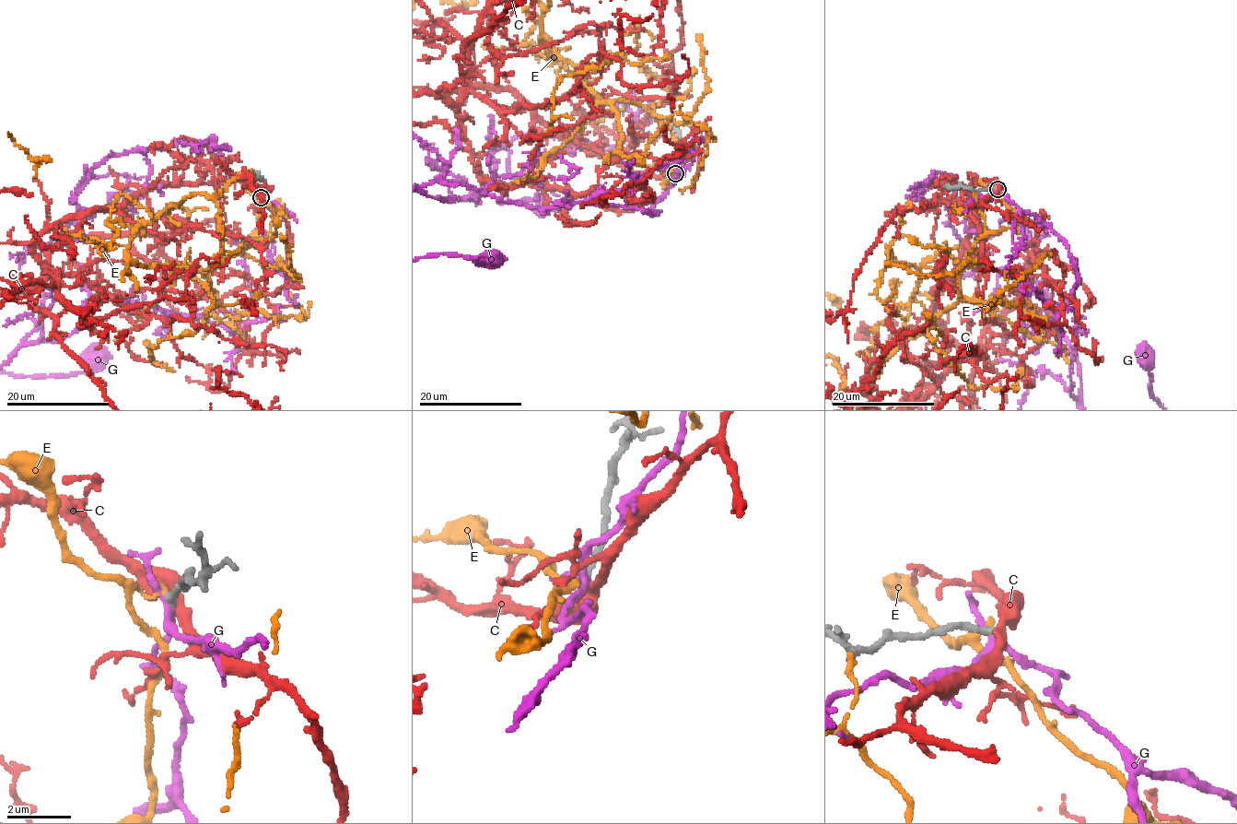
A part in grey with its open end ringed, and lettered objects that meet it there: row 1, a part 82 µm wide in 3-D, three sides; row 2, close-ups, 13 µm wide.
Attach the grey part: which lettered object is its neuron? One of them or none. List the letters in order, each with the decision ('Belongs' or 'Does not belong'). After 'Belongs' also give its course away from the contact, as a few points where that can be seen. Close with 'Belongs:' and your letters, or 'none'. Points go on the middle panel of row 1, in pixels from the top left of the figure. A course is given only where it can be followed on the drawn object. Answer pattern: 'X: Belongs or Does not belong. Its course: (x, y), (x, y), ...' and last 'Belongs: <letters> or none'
C: Does not belong
E: Does not belong
G: Does not belong
Belongs: none

